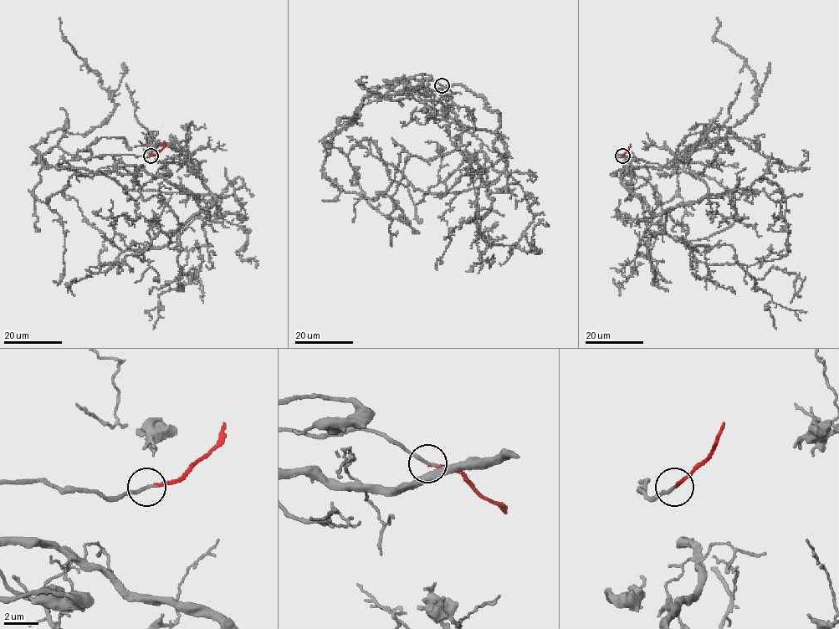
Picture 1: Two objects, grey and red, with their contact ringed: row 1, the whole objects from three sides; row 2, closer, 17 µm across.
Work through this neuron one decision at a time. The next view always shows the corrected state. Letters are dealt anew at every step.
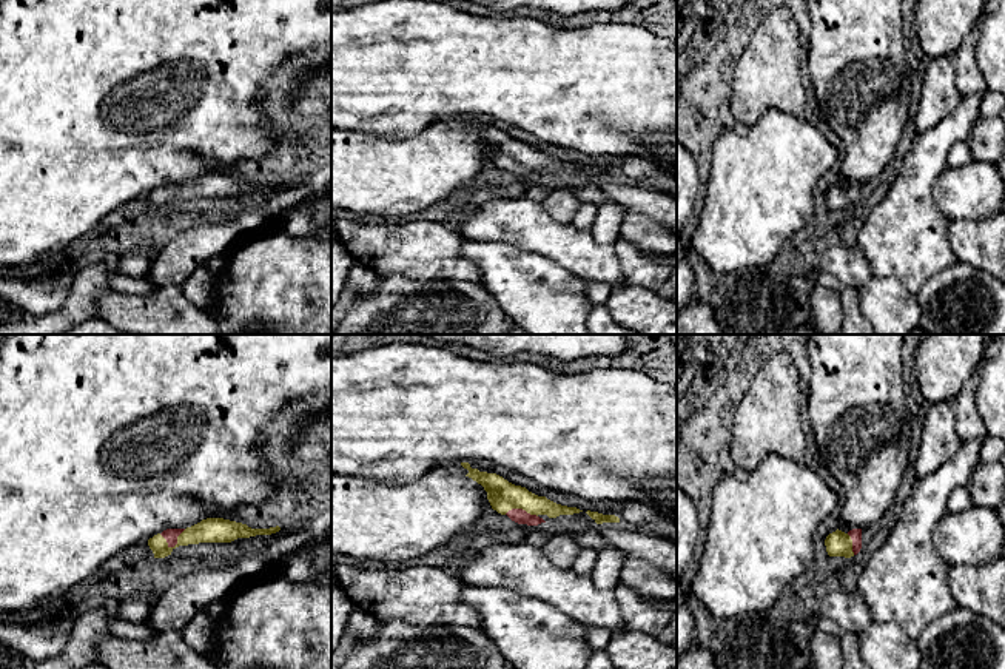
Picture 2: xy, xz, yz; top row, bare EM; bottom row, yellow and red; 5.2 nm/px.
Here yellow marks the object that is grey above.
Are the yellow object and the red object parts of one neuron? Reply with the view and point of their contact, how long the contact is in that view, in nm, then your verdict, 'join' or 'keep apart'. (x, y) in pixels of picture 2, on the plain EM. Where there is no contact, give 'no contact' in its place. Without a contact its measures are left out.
xy (174, 201) | 150 nm | join

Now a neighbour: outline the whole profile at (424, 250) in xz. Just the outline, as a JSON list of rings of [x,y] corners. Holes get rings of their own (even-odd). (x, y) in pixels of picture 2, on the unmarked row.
[[[333,219],[338,240],[362,267],[378,274],[482,285],[479,268],[461,254],[464,237],[441,222],[359,224]]]

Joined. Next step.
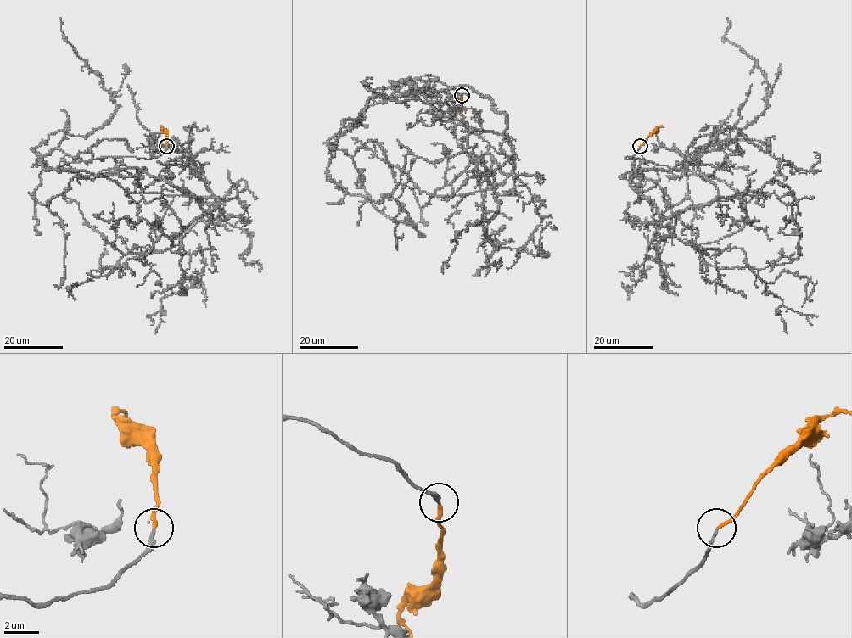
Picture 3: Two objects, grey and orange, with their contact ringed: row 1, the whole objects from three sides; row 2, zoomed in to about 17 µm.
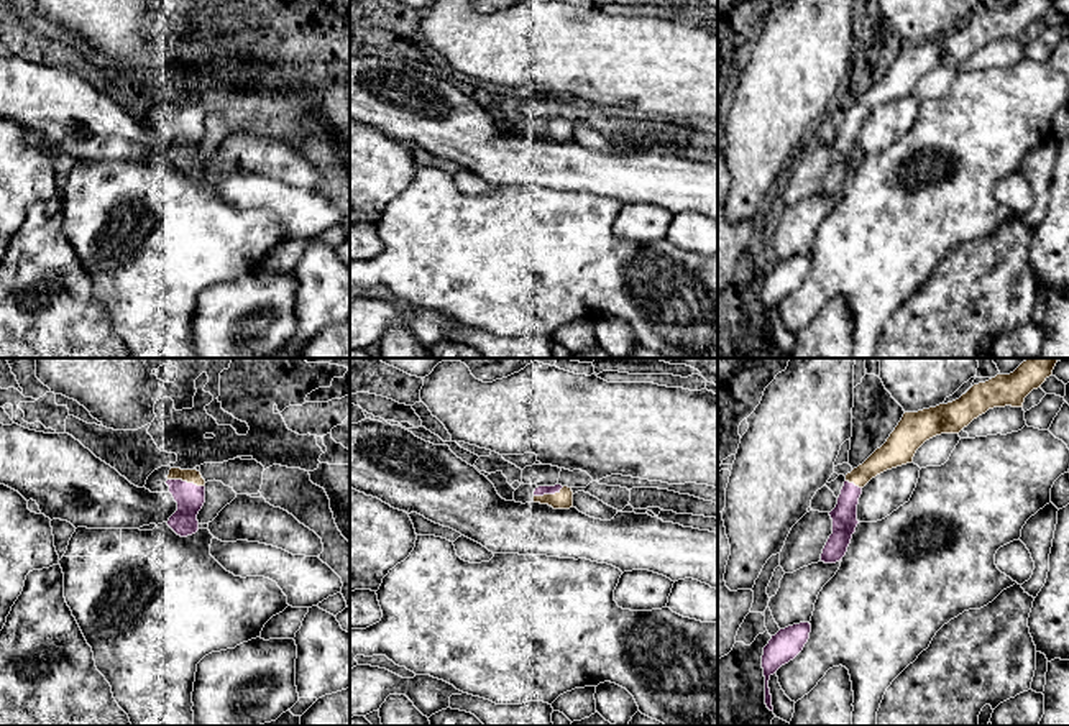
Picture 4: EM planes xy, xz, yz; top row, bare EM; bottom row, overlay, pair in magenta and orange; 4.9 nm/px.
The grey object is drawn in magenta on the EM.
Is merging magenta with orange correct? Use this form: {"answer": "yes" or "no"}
{"answer": "yes"}

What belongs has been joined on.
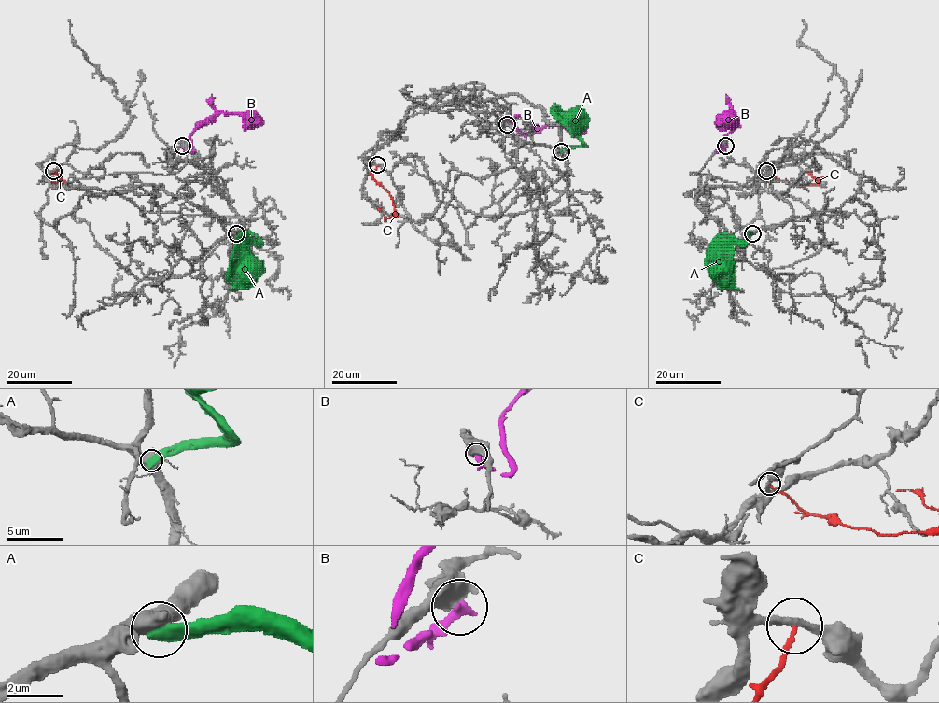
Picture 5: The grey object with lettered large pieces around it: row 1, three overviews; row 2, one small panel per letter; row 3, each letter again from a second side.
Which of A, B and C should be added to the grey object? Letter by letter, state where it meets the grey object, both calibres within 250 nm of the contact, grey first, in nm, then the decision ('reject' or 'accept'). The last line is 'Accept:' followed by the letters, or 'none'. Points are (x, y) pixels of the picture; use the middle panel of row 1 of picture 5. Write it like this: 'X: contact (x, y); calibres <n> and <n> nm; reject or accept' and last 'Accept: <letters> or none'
A: contact (561, 151); calibres 600 and 600 nm; reject
B: contact (507, 124); calibres 700 and 440 nm; reject
C: contact (377, 164); calibres 280 and 180 nm; reject
Accept: none

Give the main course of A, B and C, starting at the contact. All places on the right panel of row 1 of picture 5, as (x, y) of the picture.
A: (752, 233), (741, 242), (731, 244), (727, 271), (721, 278), (718, 289)
B: (725, 146), (716, 150), (719, 143), (734, 125), (734, 120), (727, 112), (721, 124)
C: (766, 171), (779, 180), (801, 186), (815, 185), (819, 180), (803, 173)

